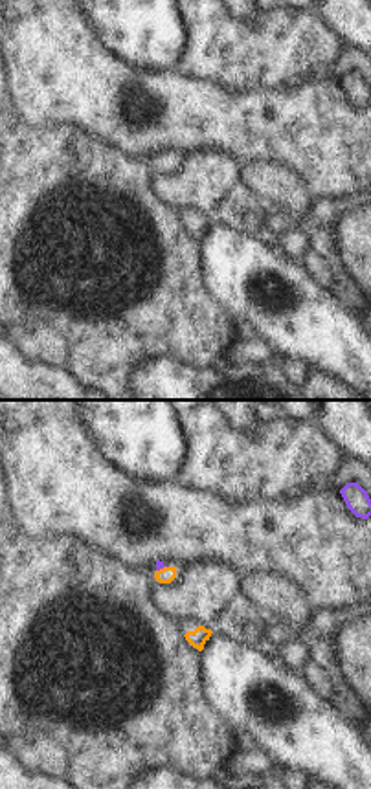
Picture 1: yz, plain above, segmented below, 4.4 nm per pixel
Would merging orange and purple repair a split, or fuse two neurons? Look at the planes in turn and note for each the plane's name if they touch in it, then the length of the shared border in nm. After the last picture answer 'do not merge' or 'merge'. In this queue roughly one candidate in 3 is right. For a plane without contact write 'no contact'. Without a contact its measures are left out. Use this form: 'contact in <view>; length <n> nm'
contact in yz; length 50 nm

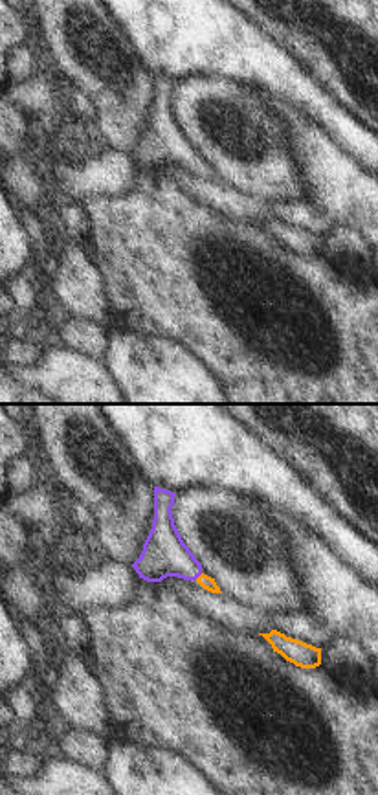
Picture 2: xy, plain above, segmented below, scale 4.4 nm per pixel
contact in xy; length 50 nm

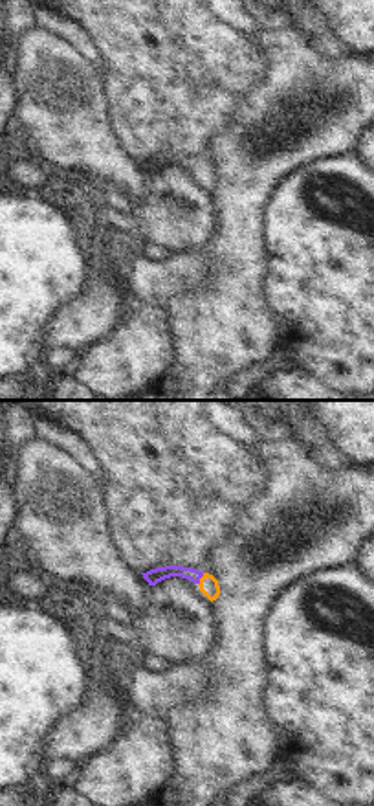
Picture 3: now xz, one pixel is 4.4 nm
contact in xz; length 60 nm

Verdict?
merge

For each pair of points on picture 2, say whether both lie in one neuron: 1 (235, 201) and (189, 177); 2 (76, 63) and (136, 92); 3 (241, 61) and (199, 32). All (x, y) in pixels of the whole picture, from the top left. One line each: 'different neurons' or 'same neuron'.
1: same neuron
2: same neuron
3: same neuron

